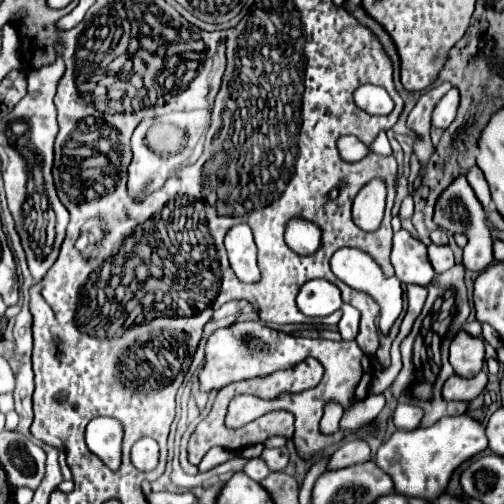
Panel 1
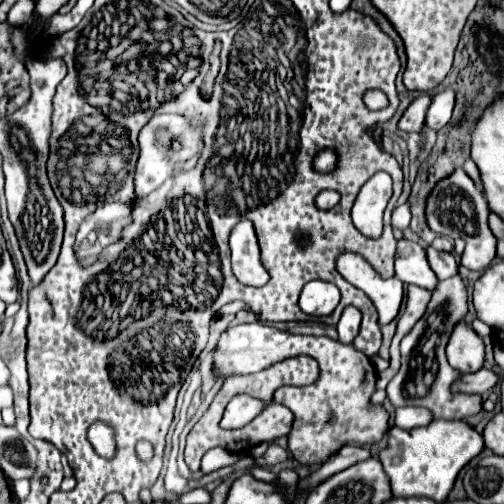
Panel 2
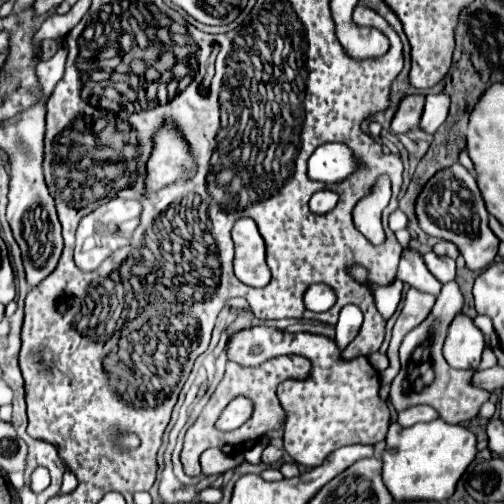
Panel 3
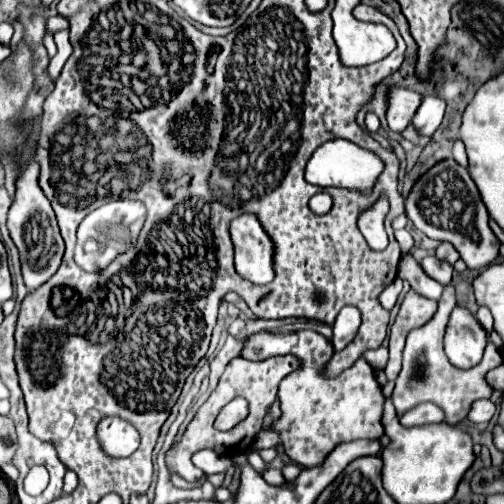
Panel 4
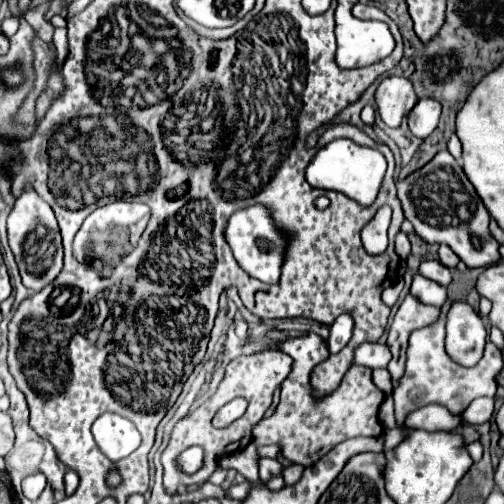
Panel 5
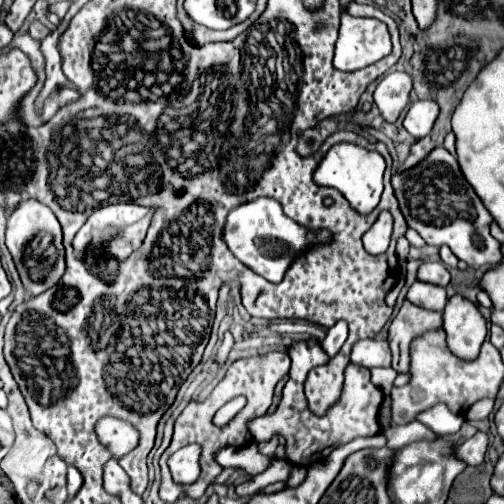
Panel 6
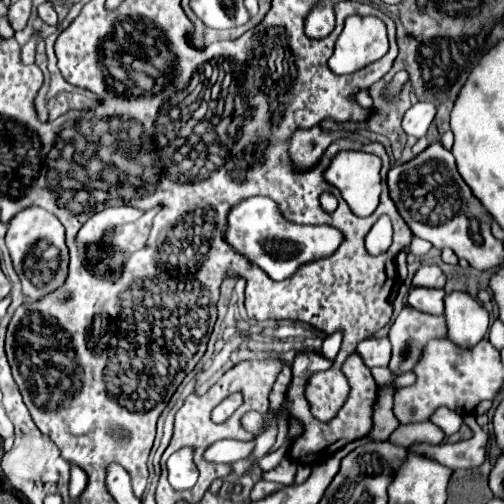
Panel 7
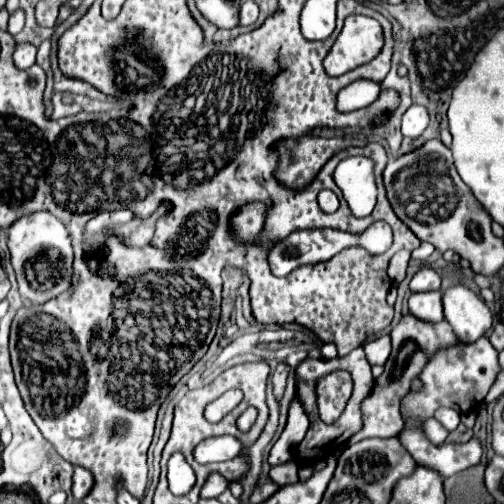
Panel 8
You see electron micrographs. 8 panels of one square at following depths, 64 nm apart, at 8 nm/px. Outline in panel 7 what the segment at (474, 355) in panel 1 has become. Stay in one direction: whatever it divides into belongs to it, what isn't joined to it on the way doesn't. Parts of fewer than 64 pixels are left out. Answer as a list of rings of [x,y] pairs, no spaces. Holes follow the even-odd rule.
[[[452,292],[444,302],[448,340],[458,348],[474,348],[488,332],[488,312],[466,292]]]

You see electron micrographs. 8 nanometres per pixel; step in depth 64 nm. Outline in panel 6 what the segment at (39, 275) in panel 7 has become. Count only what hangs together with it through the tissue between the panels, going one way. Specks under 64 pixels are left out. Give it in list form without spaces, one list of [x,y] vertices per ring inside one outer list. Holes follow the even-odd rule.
[[[24,200],[8,216],[6,228],[6,246],[14,258],[14,264],[20,272],[20,280],[30,294],[40,294],[54,286],[66,270],[64,264],[64,246],[62,246],[62,228],[54,212],[40,204],[38,200]]]

